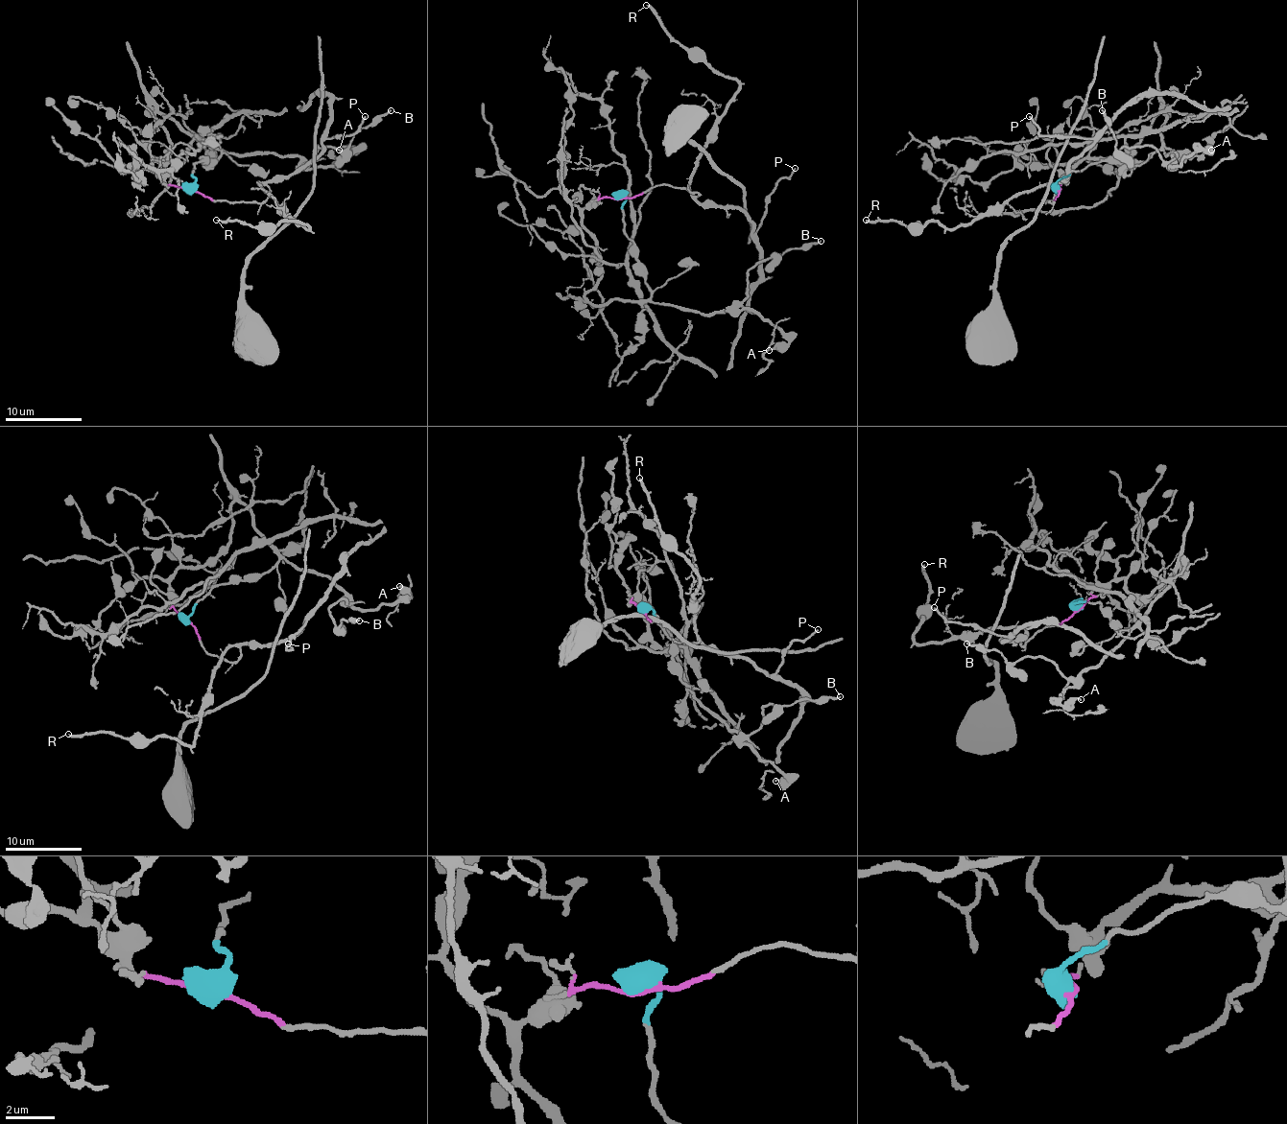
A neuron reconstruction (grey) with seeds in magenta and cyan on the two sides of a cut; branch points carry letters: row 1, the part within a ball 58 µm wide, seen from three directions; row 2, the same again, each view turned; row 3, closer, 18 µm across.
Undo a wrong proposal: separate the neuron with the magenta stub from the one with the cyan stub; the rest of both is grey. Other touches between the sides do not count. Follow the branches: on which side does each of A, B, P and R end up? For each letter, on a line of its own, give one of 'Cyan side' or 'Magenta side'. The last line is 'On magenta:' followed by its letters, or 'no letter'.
A: Cyan side
B: Cyan side
P: Magenta side
R: Magenta side
On magenta: P, R

